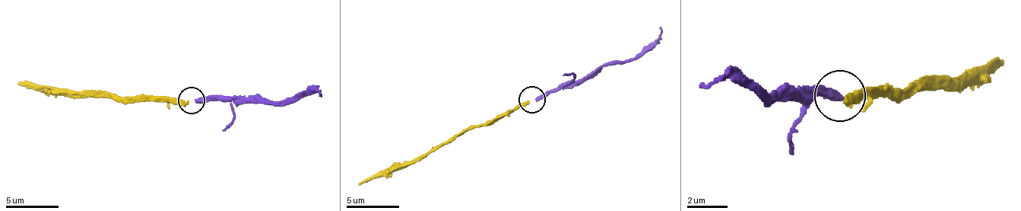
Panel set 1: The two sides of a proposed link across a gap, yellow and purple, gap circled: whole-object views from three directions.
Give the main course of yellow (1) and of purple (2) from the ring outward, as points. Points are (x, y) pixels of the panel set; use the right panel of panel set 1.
1: (842, 97), (908, 97), (959, 81), (974, 71), (1004, 61)
2: (837, 97), (761, 97), (736, 81), (700, 81)

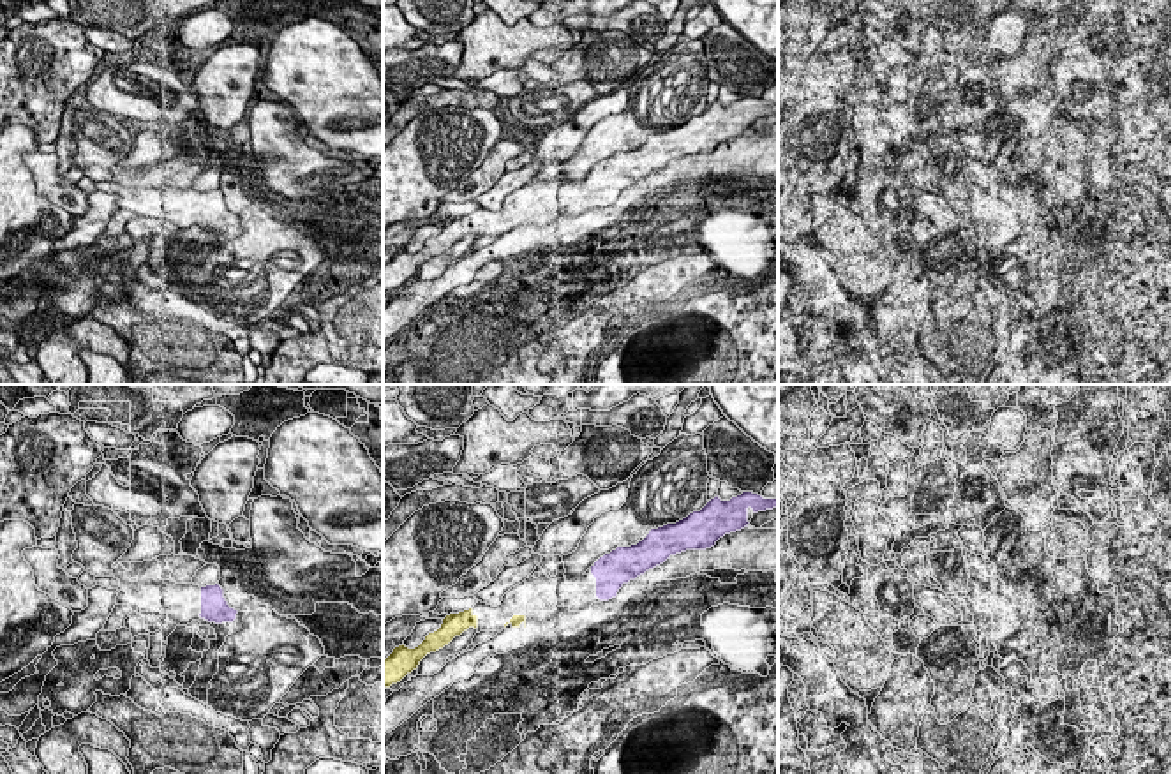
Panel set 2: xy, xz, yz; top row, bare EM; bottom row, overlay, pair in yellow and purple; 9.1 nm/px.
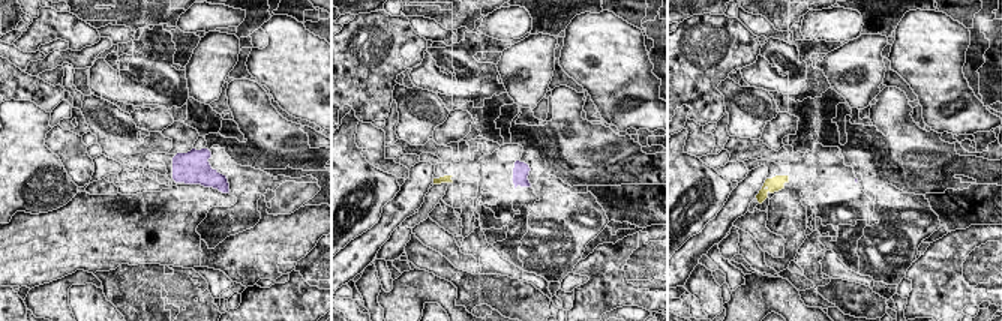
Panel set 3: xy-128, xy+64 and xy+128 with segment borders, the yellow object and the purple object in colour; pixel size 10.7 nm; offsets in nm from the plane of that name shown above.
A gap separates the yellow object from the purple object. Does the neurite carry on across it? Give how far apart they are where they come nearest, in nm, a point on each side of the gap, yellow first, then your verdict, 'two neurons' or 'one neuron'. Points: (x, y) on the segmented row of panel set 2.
700 nm | xz (524, 616), (597, 596) | one neuron

